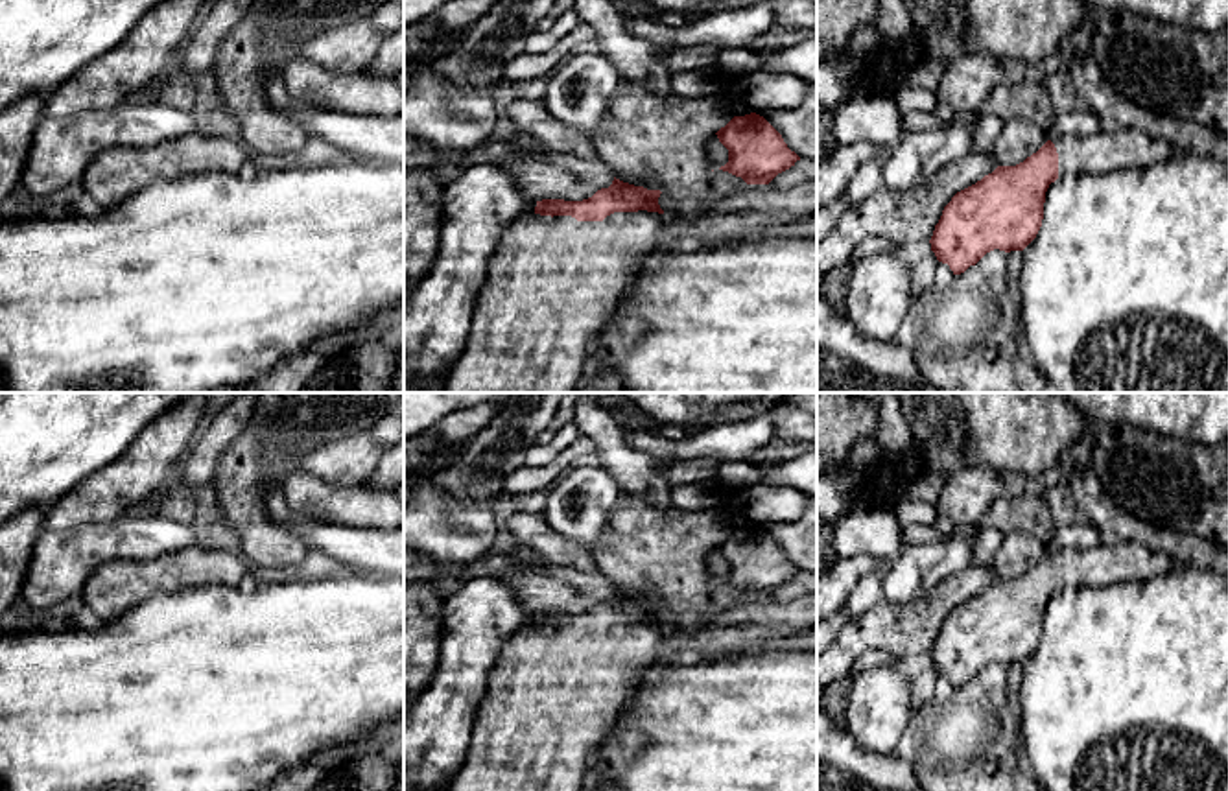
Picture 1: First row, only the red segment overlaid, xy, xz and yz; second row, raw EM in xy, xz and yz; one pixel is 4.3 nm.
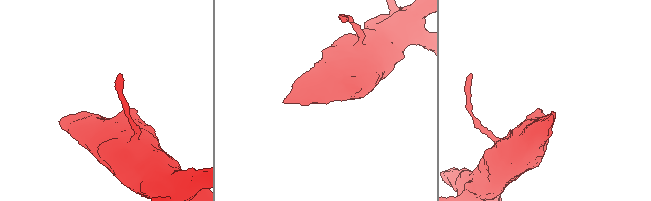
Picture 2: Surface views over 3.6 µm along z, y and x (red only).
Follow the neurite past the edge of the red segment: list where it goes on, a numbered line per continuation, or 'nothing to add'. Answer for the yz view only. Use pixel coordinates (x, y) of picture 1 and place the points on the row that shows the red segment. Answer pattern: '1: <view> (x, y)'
1: yz (1118, 148)

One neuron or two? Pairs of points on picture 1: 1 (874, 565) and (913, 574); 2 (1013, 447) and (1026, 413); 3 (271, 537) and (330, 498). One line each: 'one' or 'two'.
1: two
2: one
3: two

